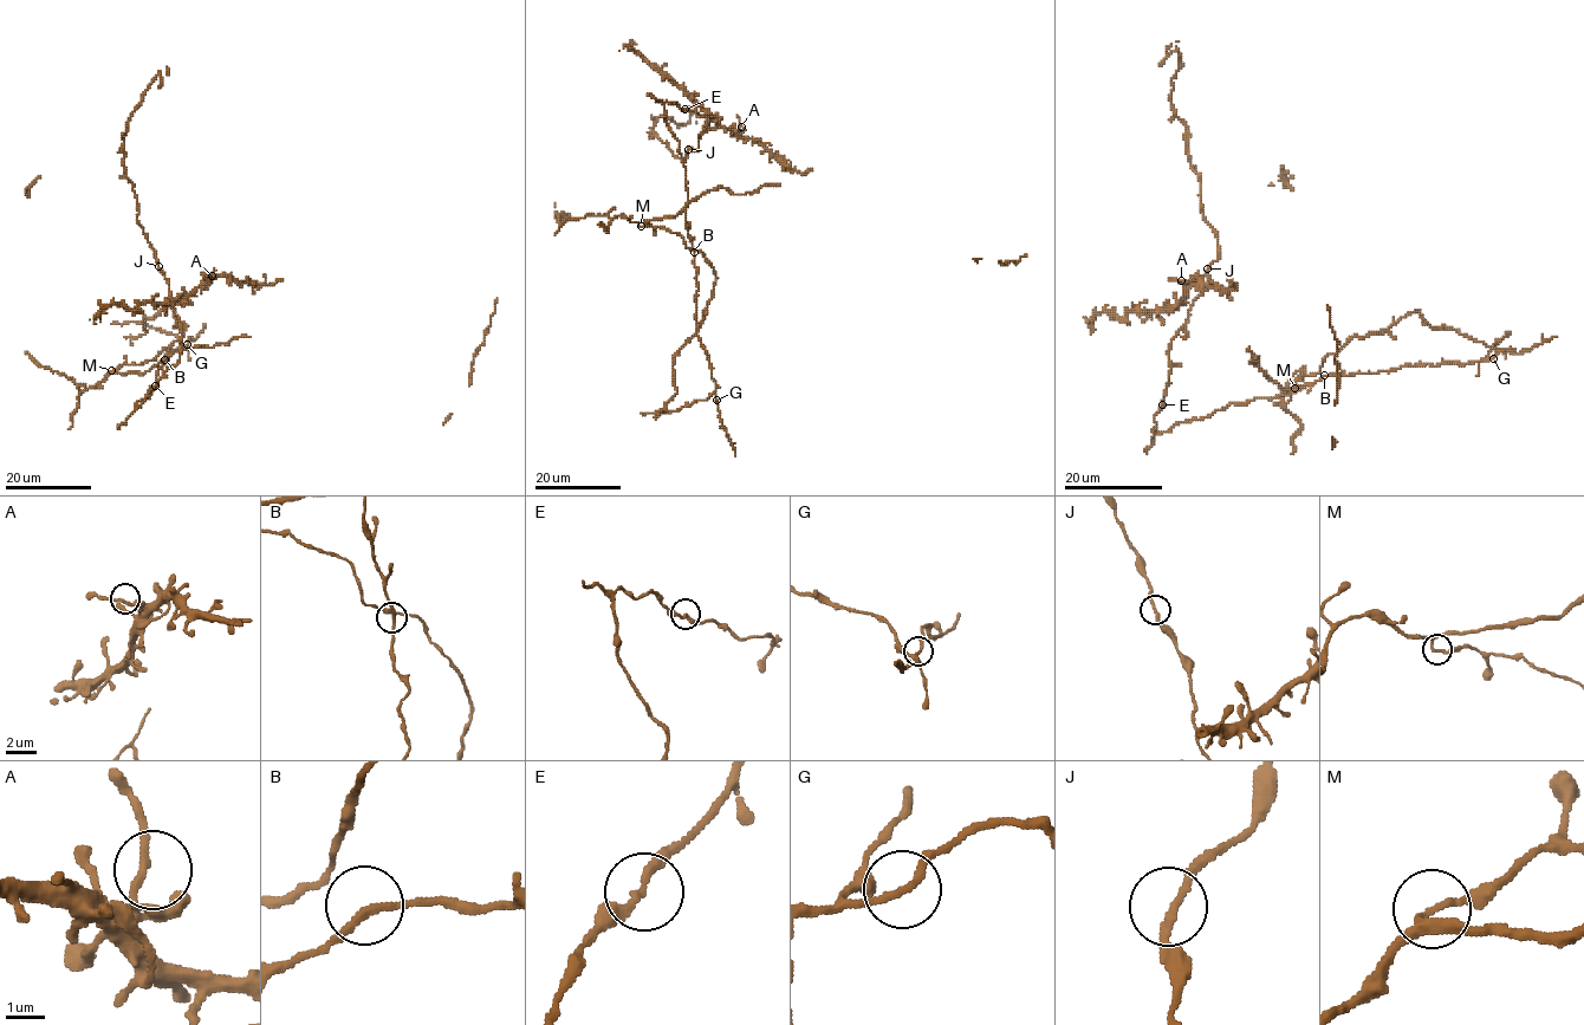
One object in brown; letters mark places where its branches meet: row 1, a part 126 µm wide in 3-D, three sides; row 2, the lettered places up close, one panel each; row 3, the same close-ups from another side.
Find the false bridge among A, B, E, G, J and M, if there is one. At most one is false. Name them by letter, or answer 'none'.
none

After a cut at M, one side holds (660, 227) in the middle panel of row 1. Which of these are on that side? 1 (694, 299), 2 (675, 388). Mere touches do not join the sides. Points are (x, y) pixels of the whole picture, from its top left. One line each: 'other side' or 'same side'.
1: other side
2: same side

